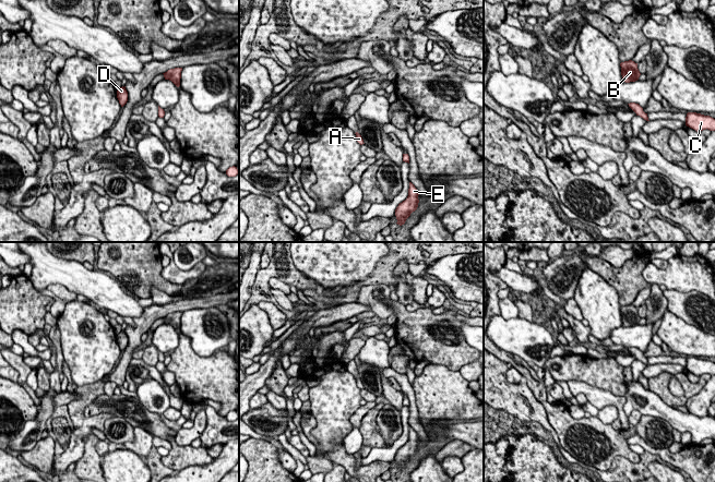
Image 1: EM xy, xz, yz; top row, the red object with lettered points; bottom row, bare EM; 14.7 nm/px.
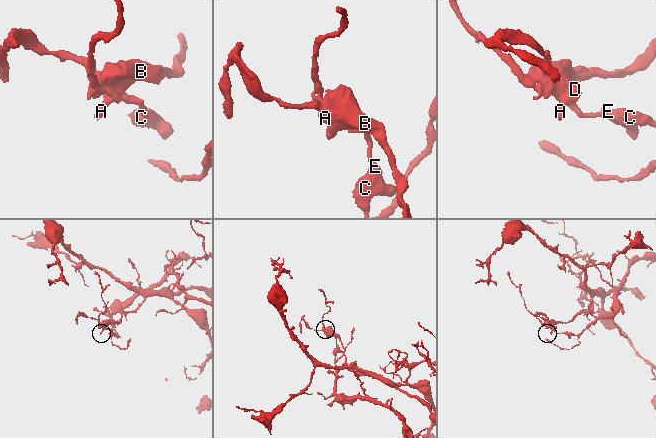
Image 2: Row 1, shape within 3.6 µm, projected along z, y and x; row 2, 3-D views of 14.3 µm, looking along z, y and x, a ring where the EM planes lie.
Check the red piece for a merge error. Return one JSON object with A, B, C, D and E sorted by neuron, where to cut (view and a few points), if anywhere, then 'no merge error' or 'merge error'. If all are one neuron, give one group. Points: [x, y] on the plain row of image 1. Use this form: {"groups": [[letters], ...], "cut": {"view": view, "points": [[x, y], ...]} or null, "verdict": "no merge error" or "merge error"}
{"groups": [["A", "B", "D"], ["C", "E"]], "cut": {"view": "yz", "points": [[643, 356], [640, 360]]}, "verdict": "merge error"}

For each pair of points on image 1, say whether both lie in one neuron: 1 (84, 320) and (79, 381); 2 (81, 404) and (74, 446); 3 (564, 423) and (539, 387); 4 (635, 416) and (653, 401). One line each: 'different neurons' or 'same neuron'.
1: same neuron
2: same neuron
3: same neuron
4: different neurons

